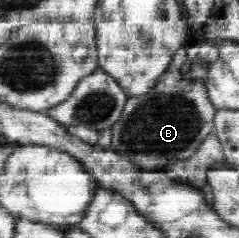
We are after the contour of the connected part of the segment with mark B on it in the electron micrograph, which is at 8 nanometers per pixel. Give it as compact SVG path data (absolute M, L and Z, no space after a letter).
M180 48L151 92L128 97L119 120L111 125L111 144L107 148L121 156L128 156L129 160L142 170L159 170L165 164L173 164L177 160L182 161L193 156L203 140L214 132L214 118L218 111L208 97L204 81L202 69L189 63L185 49Z

